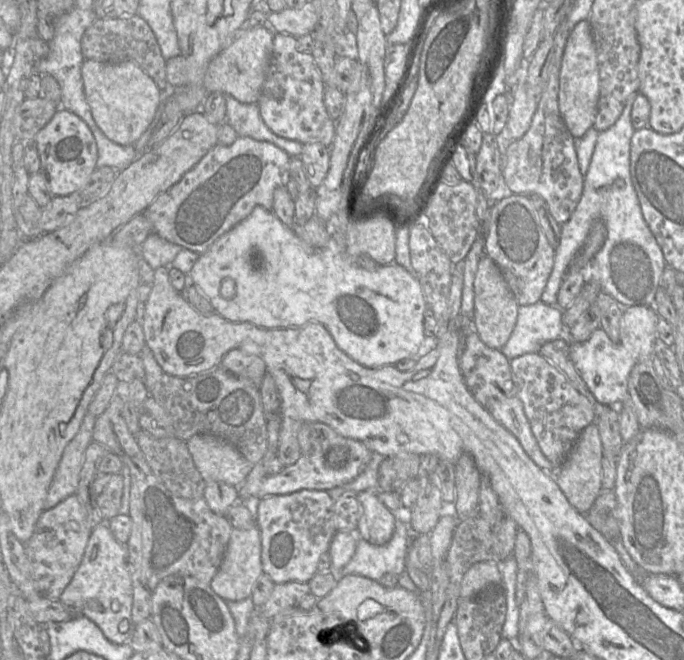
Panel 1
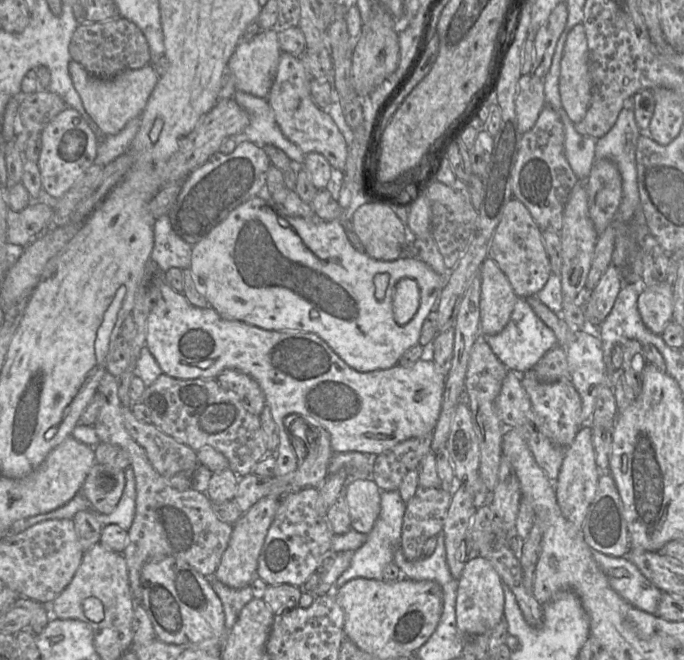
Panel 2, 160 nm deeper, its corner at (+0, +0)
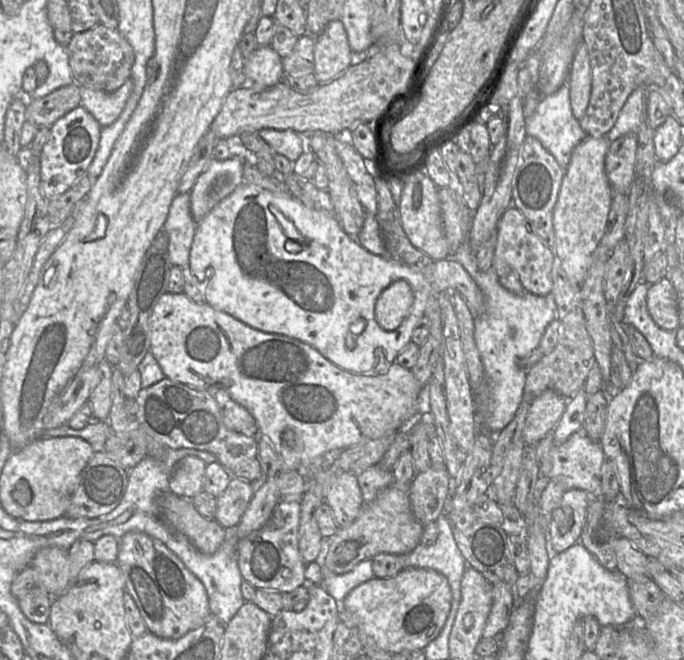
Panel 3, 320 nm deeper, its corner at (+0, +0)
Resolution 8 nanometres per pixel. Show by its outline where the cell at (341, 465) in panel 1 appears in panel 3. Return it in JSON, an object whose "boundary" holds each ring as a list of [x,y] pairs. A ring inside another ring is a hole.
{"boundary":[[[232,477],[225,491],[217,497],[214,519],[224,528],[236,527],[253,495],[251,482]]]}

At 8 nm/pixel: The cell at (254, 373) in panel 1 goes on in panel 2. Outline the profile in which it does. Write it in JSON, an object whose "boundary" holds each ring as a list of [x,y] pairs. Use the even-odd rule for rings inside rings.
{"boundary":[[[225,369],[216,379],[222,388],[237,394],[247,411],[260,416],[266,403],[265,395],[256,380],[236,369]]]}

